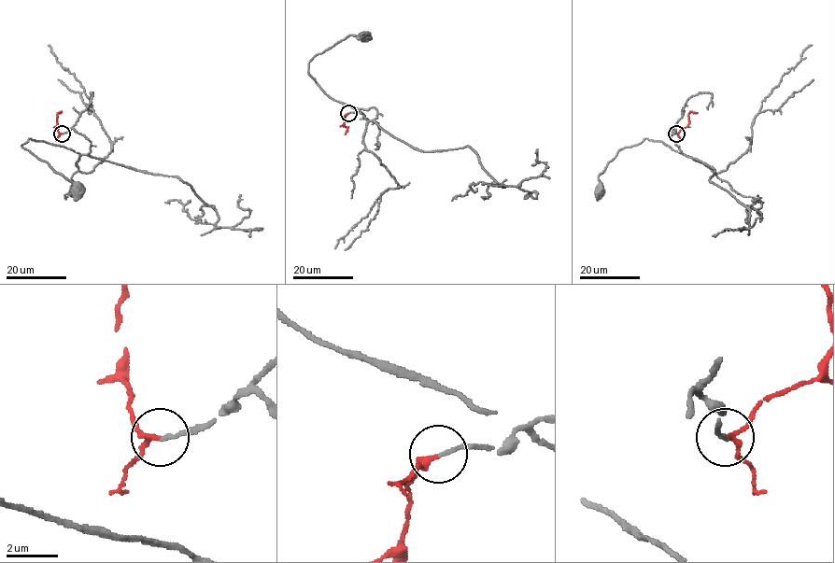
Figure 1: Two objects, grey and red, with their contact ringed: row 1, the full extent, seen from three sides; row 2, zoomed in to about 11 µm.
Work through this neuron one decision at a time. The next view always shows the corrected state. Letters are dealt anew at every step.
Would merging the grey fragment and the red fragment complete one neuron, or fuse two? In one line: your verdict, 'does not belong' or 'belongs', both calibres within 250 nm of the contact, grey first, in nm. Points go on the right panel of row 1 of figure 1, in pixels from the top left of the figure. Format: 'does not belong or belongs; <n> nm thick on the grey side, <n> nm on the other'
belongs; 130 nm thick on the grey side, 150 nm on the other

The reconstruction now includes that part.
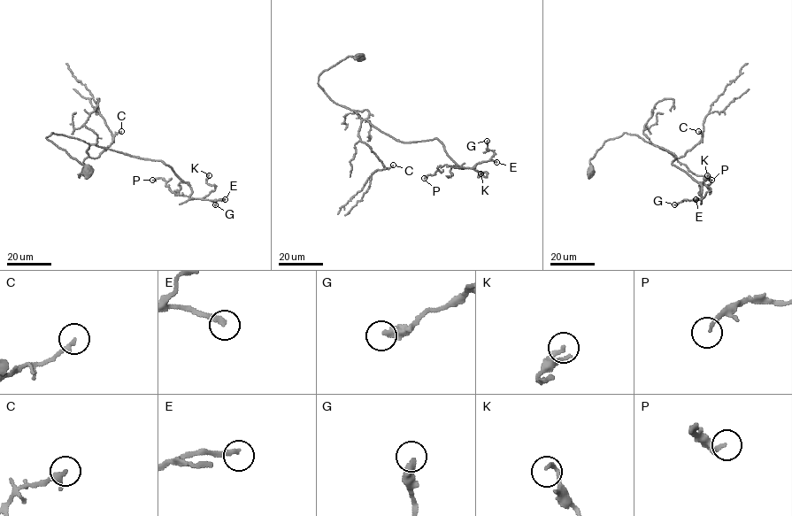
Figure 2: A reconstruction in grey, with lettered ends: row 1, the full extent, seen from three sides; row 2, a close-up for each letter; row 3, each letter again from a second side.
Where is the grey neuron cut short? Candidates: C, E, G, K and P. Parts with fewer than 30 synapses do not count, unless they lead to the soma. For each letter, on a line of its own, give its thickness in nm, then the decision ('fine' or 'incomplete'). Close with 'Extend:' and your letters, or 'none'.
C: 220 nm | fine
E: 200 nm | incomplete
G: 380 nm | fine
K: 200 nm | incomplete
P: 150 nm | fine
Extend: E, K

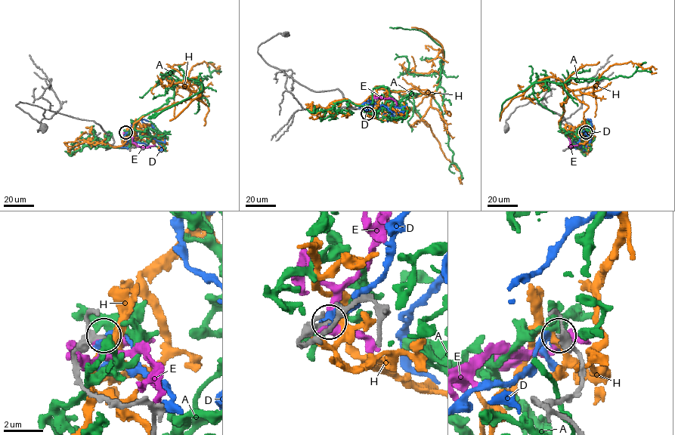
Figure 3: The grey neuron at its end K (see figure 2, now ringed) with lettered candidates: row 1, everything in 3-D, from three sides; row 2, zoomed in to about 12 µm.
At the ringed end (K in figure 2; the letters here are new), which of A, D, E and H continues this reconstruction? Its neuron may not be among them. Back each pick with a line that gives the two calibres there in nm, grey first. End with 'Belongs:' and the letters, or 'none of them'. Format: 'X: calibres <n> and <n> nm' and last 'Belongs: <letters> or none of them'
Belongs: none of them

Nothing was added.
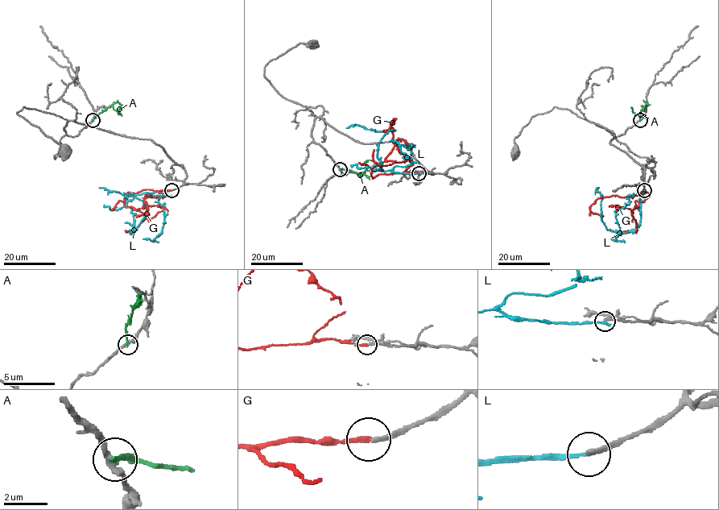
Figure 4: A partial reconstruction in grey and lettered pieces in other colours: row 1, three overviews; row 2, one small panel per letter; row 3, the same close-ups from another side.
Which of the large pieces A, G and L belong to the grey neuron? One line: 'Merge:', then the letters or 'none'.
Merge: none

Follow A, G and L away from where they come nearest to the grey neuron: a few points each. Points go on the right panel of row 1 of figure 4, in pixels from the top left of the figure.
A: (639, 120), (644, 105), (638, 114), (631, 108)
G: (643, 189), (650, 194), (632, 210), (636, 230), (620, 230)
L: (644, 190), (640, 223), (634, 230), (623, 234), (609, 230), (602, 221), (602, 196), (596, 190), (599, 187)

